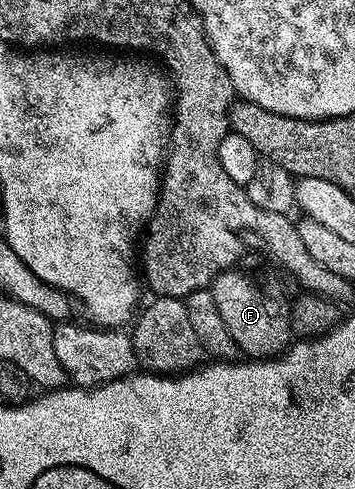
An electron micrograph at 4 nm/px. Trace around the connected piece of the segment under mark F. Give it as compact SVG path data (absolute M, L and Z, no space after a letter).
M231 267L218 274L209 291L220 307L220 315L228 326L232 339L236 339L239 350L250 359L269 359L286 352L292 341L290 318L282 309L253 281L237 268Z

